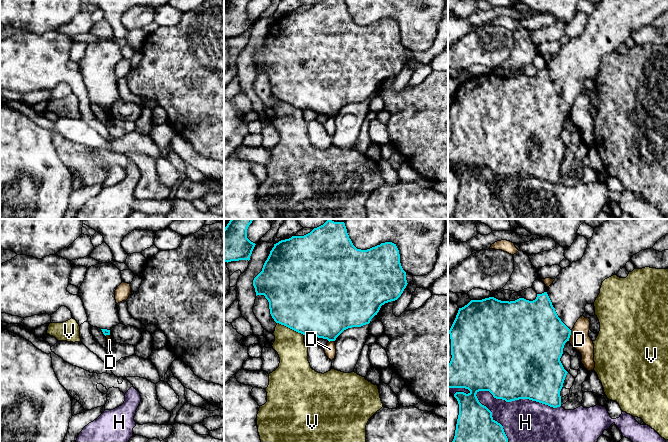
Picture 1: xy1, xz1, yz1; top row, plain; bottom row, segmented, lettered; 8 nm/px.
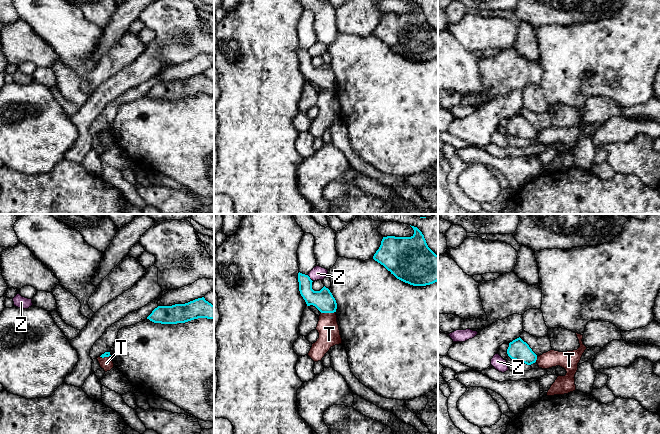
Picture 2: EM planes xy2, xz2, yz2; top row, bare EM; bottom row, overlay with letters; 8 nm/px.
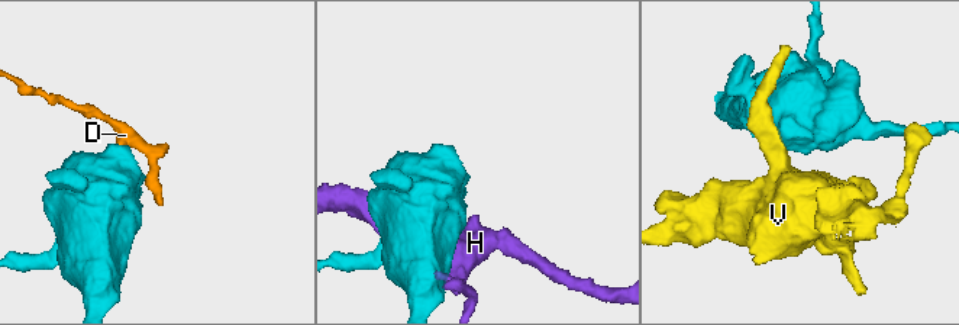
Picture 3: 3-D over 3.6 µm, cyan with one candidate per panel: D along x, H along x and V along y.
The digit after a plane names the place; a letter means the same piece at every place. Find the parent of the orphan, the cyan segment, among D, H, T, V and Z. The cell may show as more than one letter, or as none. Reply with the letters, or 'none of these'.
none of these

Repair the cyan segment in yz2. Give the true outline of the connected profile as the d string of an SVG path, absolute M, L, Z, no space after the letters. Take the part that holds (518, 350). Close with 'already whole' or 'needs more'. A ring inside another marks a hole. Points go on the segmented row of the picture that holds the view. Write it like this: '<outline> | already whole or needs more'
M520 337L509 343L507 354L511 359L527 365L531 365L537 360L537 355Z | already whole

